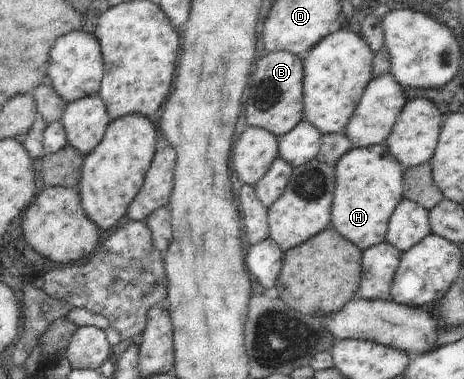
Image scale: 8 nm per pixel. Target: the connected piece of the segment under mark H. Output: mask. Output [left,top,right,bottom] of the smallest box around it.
[330,143,405,251]

